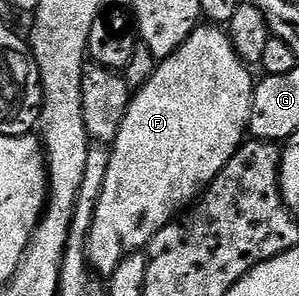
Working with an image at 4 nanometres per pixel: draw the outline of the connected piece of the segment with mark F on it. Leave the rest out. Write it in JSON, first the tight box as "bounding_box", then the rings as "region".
{"bounding_box":[87,23,257,275],"region":[[[211,23],[200,24],[176,53],[156,64],[149,83],[132,96],[121,131],[110,146],[109,175],[105,175],[105,187],[101,187],[101,199],[87,236],[87,260],[92,269],[110,275],[125,254],[146,250],[154,237],[176,220],[229,163],[251,123],[257,84],[251,73],[237,55],[230,36]]]}

